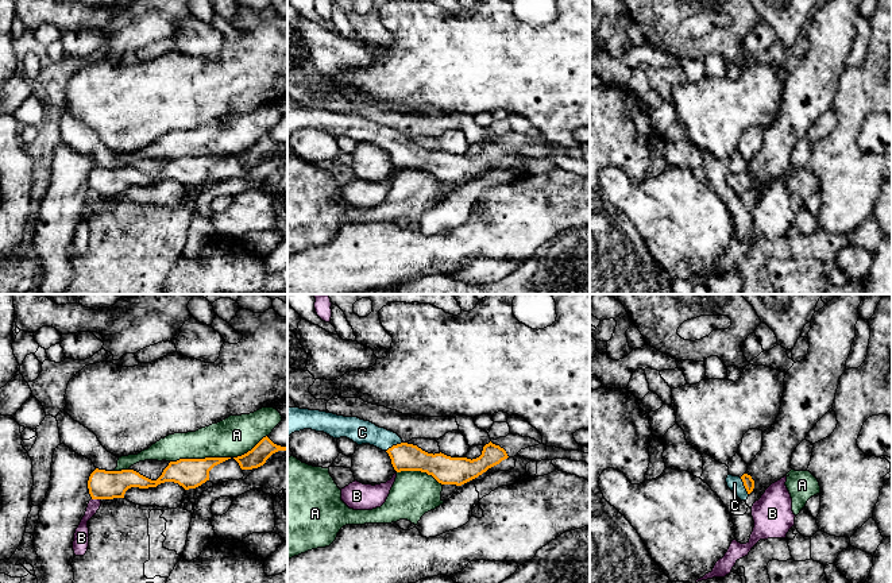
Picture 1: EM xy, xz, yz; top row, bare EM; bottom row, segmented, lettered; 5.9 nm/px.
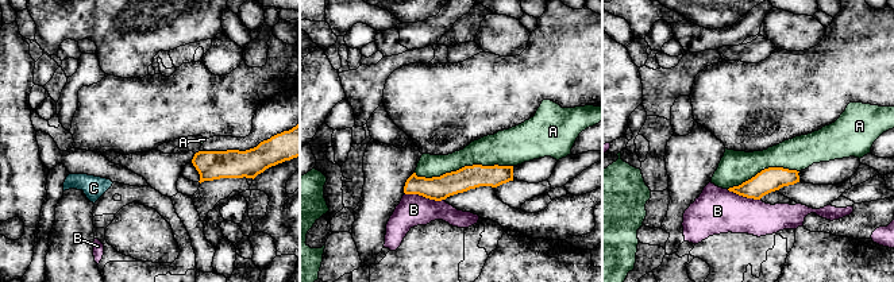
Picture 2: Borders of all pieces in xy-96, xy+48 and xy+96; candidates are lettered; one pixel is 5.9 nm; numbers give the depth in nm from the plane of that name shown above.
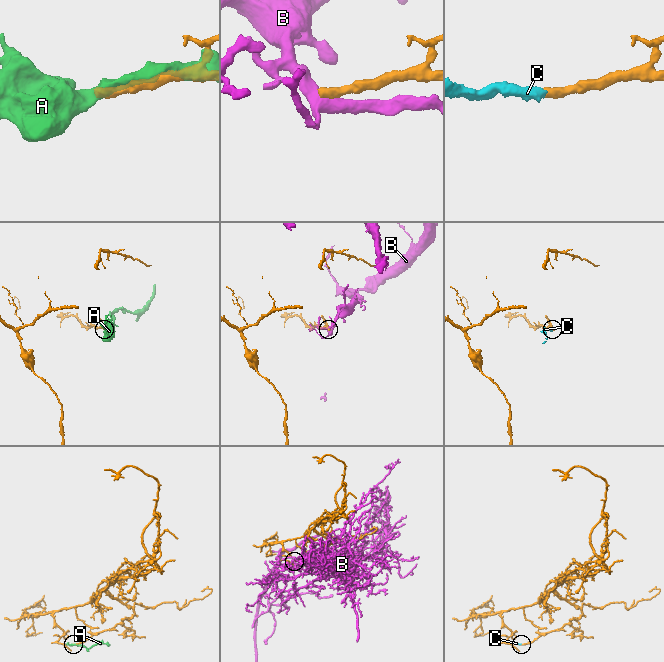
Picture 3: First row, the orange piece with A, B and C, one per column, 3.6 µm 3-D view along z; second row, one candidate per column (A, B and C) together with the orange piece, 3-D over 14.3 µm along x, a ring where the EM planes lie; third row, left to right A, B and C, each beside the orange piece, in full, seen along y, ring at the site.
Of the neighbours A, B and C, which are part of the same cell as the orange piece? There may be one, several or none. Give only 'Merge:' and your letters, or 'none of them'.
Merge: C

